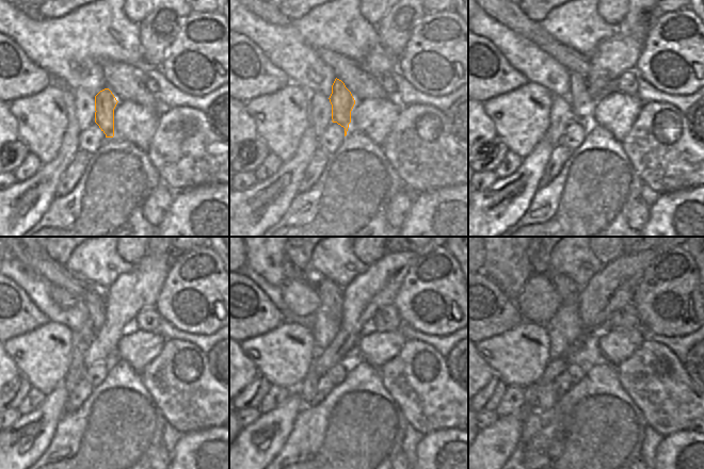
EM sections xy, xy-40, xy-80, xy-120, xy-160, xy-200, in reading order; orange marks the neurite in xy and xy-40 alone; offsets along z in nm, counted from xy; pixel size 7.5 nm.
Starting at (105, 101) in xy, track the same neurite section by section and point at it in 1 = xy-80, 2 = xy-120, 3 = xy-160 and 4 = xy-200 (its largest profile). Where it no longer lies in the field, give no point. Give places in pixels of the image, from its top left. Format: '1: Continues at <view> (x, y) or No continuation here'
1: Continues at xy-80 (581, 102)
2: Continues at xy-120 (93, 300)
3: Continues at xy-160 (331, 295)
4: Continues at xy-200 (569, 292)

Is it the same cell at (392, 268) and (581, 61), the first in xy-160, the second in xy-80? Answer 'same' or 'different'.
different

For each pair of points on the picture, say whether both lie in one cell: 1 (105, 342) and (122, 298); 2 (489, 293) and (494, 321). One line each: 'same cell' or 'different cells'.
1: same cell
2: same cell

